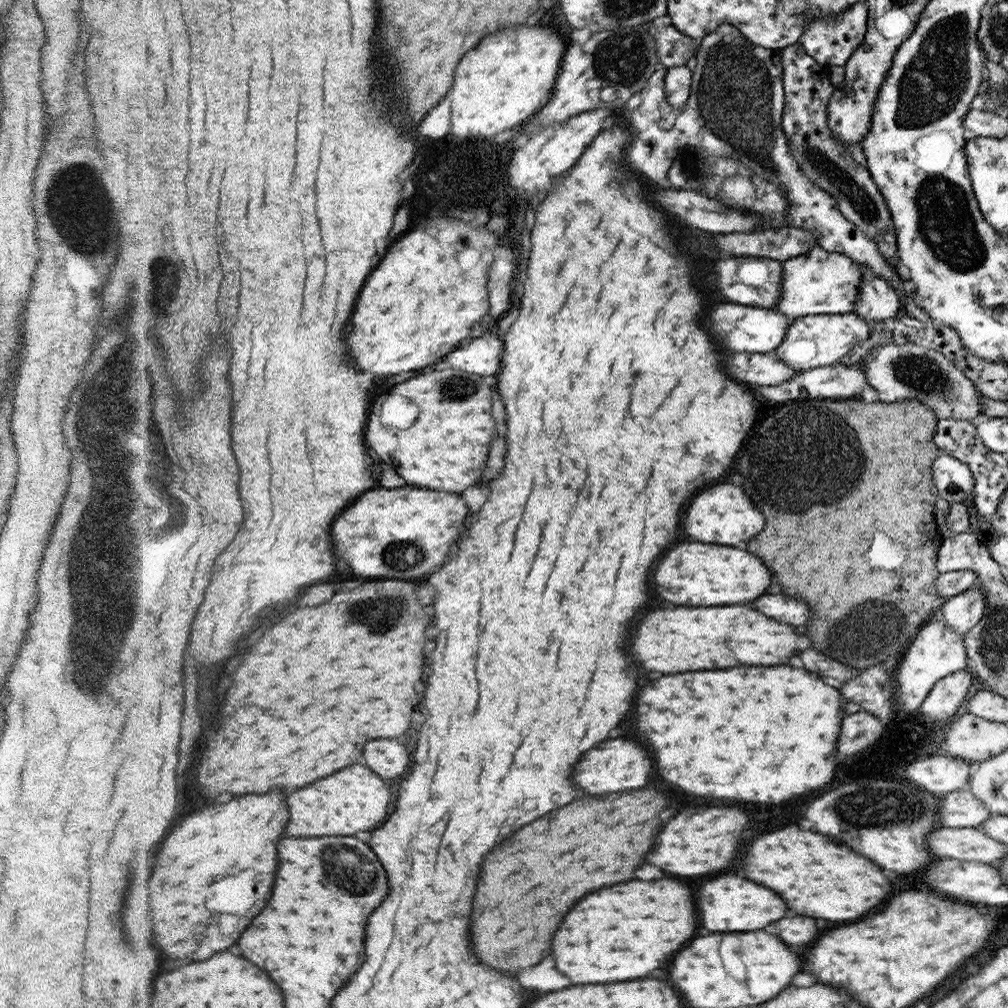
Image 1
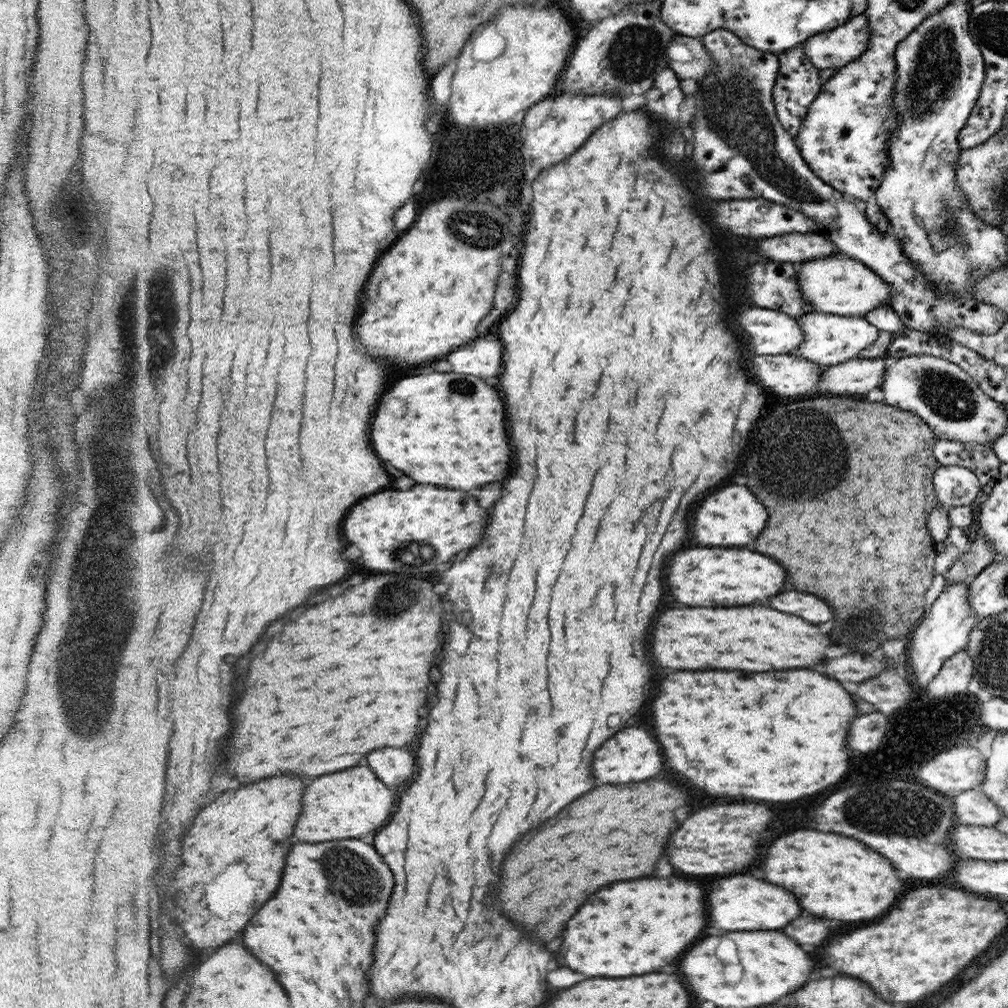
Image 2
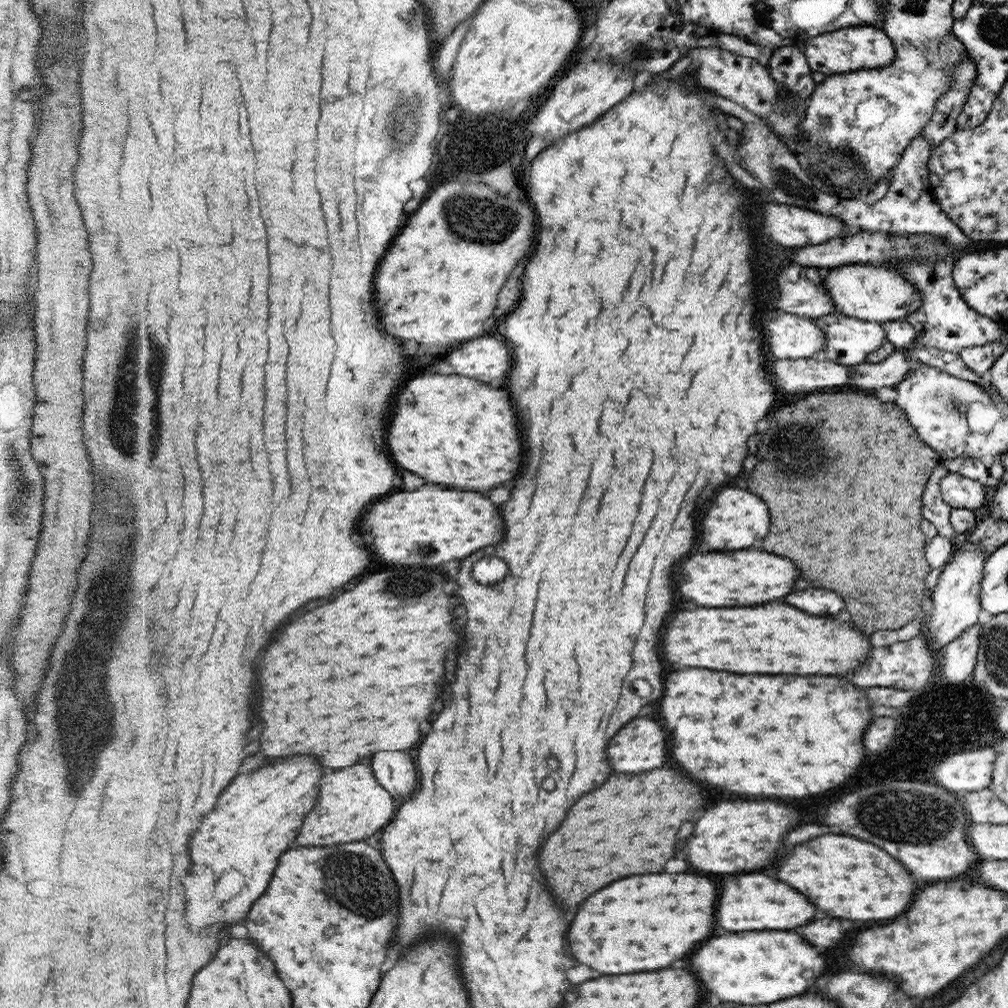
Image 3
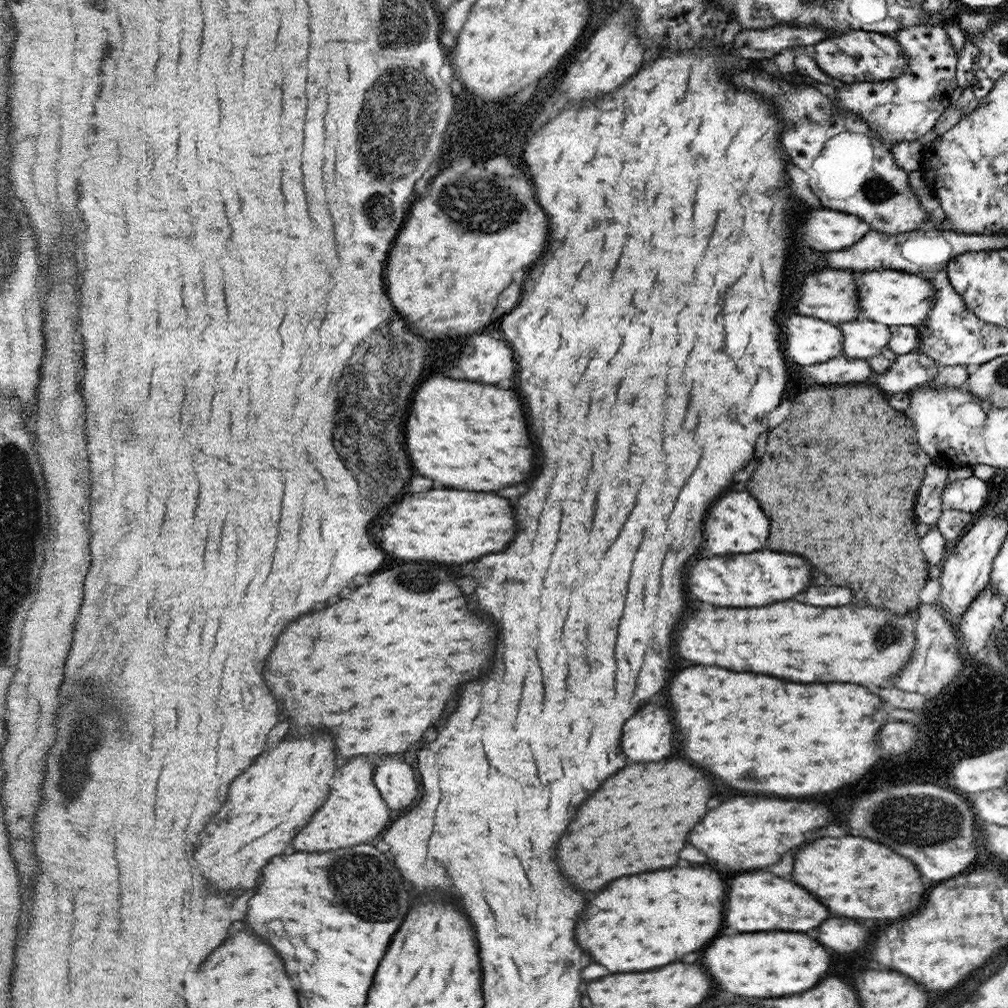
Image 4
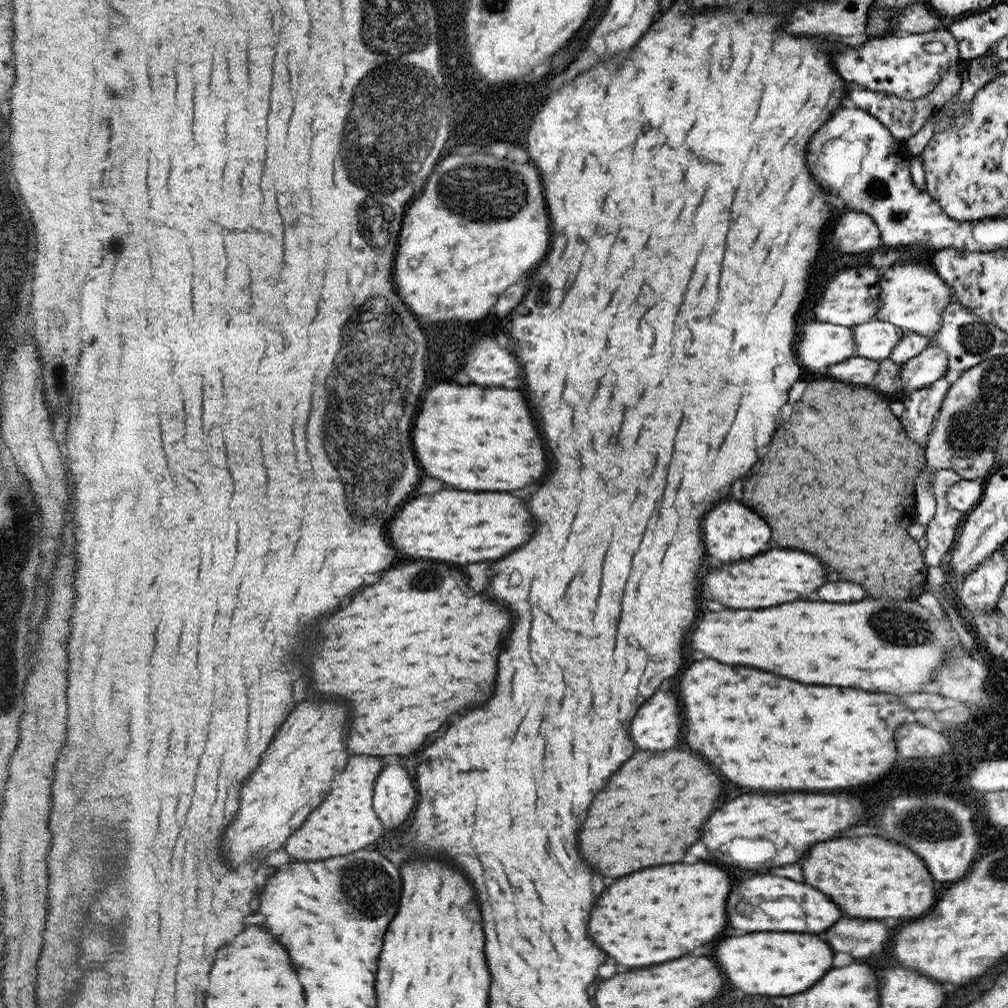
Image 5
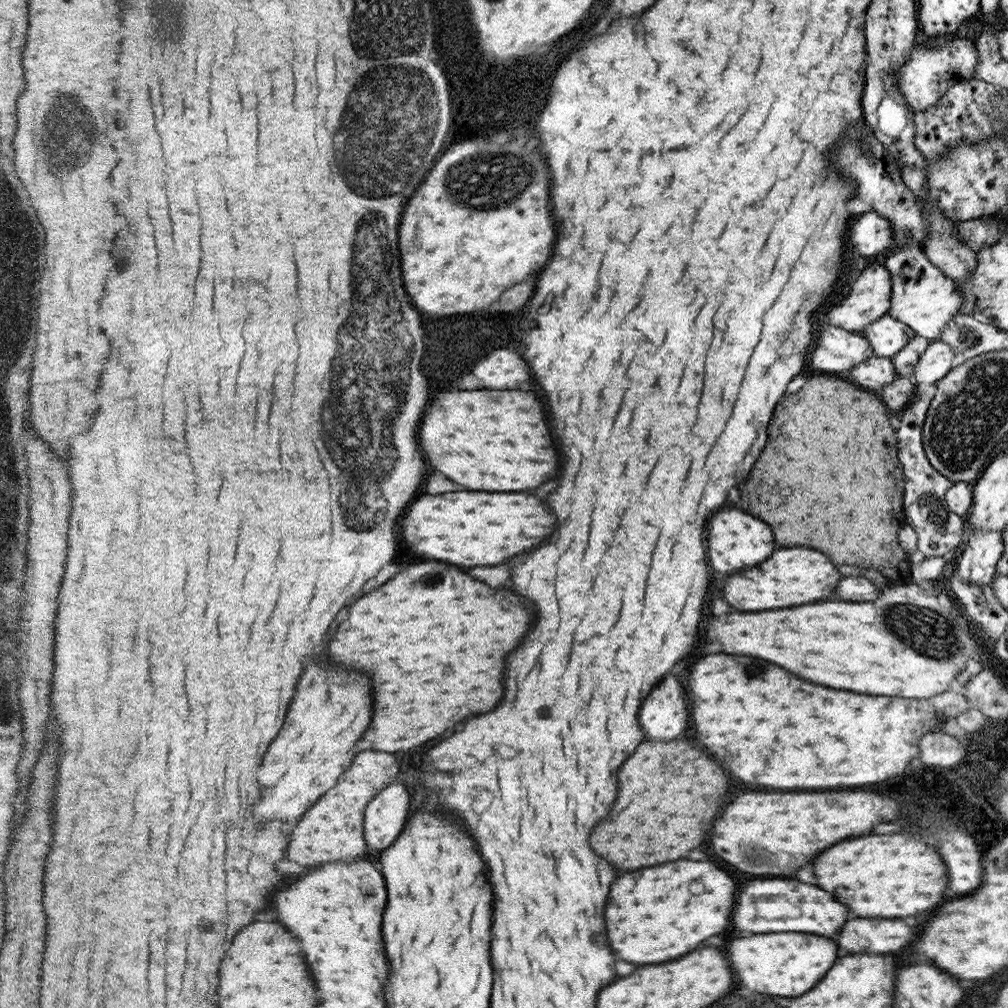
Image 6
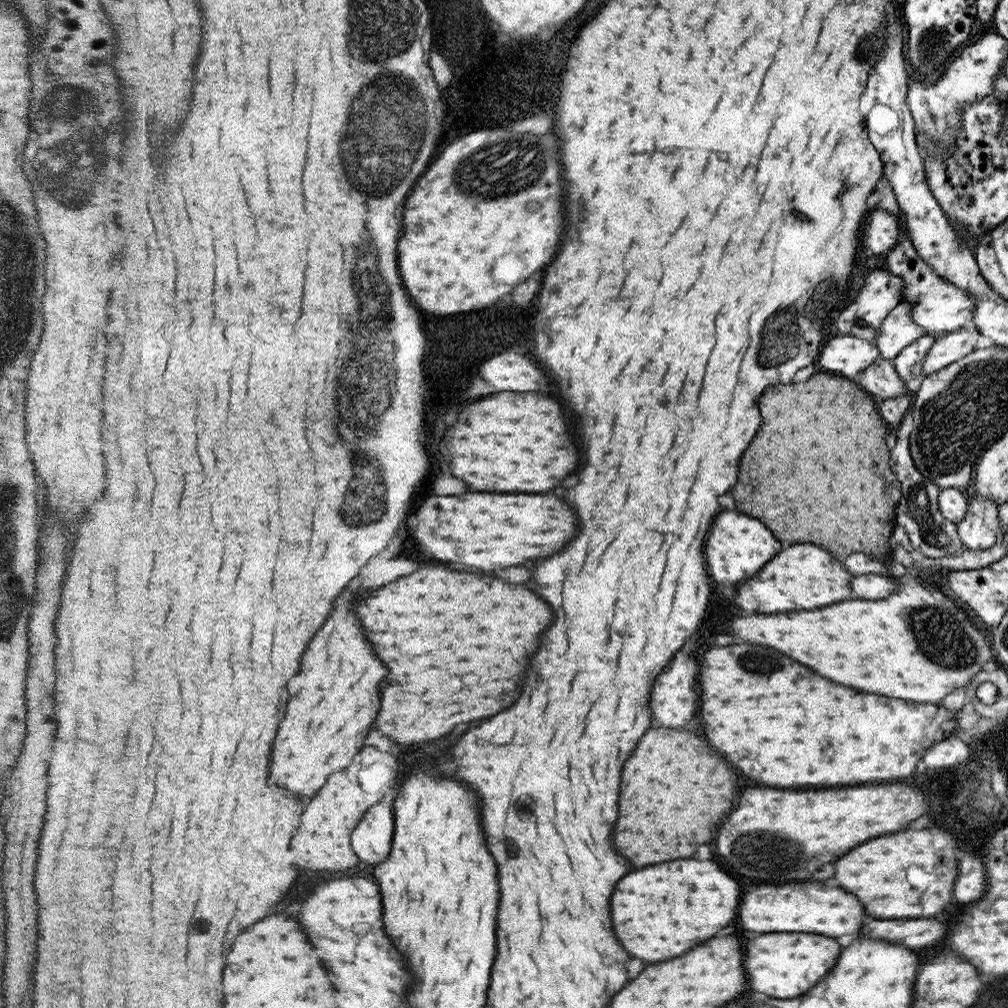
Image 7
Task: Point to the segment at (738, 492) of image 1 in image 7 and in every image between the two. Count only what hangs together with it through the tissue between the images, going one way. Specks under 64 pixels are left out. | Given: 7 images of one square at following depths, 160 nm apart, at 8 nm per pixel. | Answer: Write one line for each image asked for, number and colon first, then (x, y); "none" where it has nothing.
2: (732, 517)
3: (737, 519)
4: (736, 525)
5: (732, 532)
6: (735, 540)
7: (737, 546)

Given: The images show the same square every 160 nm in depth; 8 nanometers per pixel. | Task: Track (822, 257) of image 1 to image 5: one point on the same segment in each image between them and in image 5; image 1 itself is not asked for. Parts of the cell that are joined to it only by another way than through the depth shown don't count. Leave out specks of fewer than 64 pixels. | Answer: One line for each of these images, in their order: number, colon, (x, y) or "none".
2: (835, 284)
3: (874, 293)
4: (894, 298)
5: (913, 296)

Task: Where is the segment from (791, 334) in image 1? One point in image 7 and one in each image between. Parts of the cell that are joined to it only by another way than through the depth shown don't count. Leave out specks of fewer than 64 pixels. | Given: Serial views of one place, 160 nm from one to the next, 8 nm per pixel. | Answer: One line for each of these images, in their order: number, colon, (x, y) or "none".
2: (830, 339)
3: (850, 340)
4: (863, 339)
5: (876, 339)
6: (888, 335)
7: (899, 330)

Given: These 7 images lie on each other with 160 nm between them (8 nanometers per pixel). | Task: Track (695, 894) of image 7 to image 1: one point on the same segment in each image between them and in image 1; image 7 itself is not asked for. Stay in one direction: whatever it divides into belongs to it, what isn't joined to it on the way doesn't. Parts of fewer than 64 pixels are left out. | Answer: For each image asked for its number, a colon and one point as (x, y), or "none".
1: (624, 932)
2: (632, 928)
3: (642, 923)
4: (640, 922)
5: (661, 913)
6: (652, 918)

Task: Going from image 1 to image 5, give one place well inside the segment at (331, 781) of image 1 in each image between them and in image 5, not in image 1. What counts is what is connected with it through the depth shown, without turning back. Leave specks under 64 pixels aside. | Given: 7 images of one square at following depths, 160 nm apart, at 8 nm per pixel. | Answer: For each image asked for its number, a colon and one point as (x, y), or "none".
2: (355, 802)
3: (354, 806)
4: (357, 813)
5: (347, 823)

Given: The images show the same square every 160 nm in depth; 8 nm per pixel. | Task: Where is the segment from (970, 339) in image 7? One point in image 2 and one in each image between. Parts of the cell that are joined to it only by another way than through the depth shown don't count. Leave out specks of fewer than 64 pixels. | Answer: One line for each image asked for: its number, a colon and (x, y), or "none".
2: (858, 376)
3: (869, 377)
4: (909, 371)
5: (930, 365)
6: (937, 359)

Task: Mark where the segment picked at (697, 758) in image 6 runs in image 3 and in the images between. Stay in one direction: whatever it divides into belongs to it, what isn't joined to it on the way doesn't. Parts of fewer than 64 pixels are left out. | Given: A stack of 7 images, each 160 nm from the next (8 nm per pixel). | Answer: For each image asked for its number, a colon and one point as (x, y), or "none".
3: (628, 826)
4: (633, 803)
5: (670, 794)

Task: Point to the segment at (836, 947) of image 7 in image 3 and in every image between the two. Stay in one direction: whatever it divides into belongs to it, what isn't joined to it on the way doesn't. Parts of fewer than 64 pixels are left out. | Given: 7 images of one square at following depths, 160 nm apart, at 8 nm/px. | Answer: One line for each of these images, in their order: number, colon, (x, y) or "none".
3: (769, 966)
4: (774, 965)
5: (774, 964)
6: (796, 962)

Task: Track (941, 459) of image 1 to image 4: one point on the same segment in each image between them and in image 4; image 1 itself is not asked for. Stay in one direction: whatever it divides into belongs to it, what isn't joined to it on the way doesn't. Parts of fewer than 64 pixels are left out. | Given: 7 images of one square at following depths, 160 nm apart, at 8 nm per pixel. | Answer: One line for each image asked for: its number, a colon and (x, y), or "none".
2: (955, 486)
3: (959, 492)
4: (970, 494)

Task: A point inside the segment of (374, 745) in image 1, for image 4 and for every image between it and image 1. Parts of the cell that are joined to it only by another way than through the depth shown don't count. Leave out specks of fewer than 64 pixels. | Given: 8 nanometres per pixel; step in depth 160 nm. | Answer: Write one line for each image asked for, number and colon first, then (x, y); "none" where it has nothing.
2: (393, 766)
3: (396, 771)
4: (396, 779)

